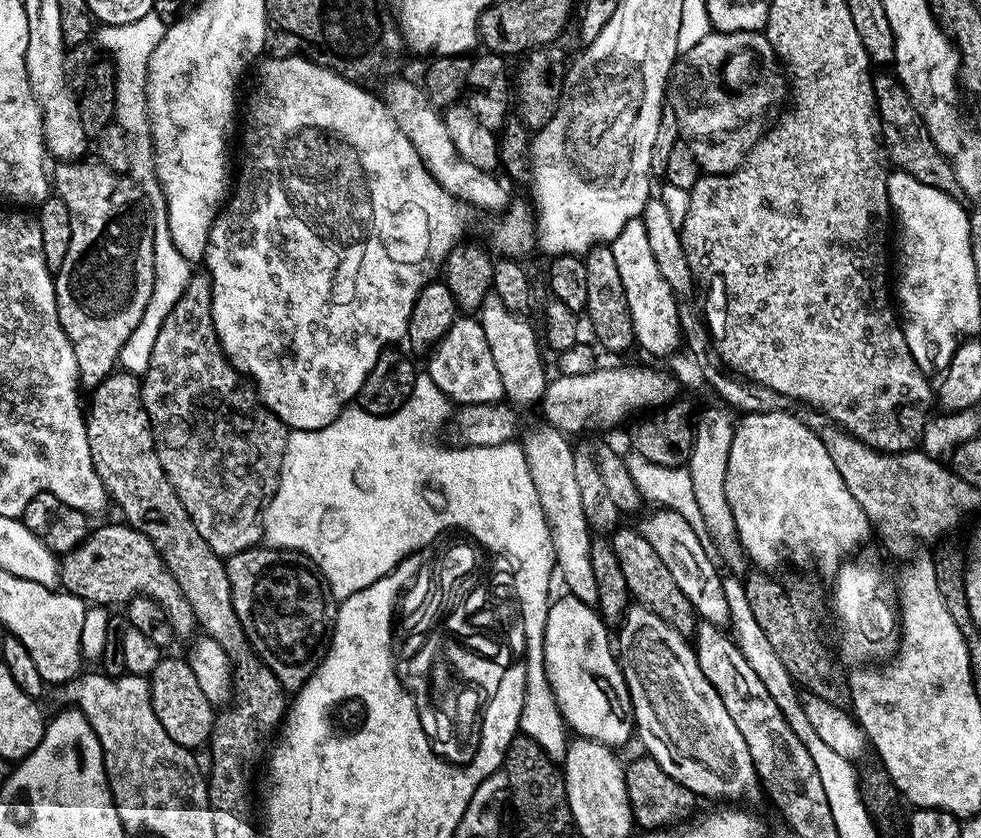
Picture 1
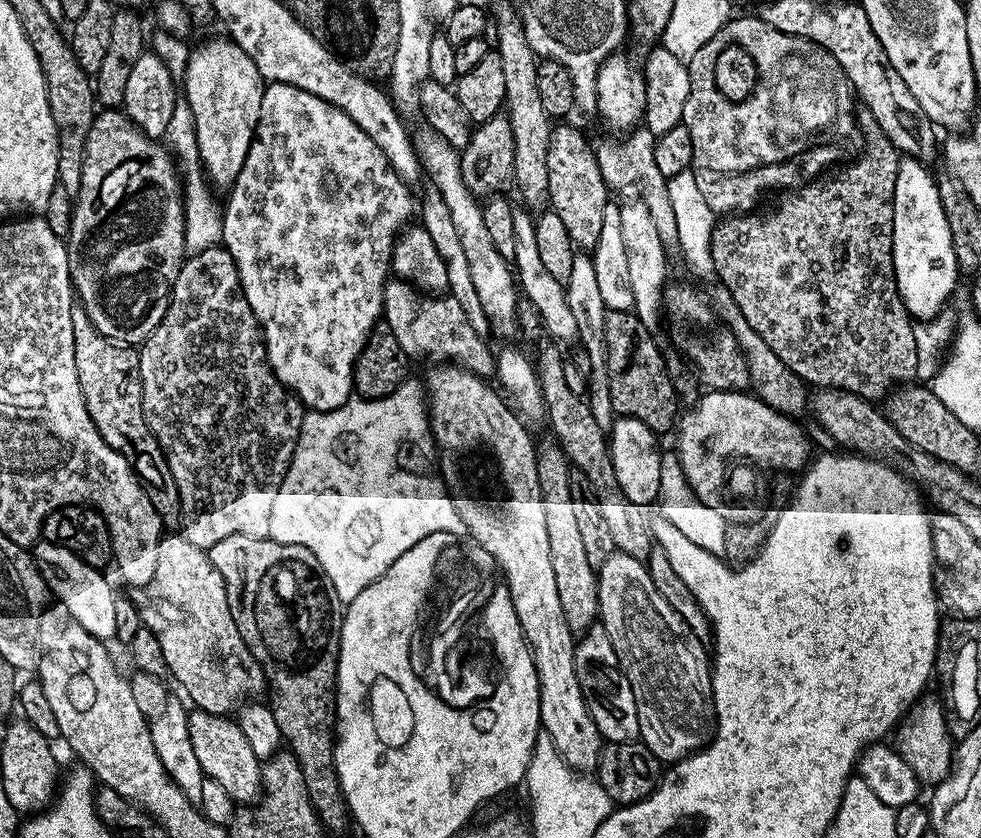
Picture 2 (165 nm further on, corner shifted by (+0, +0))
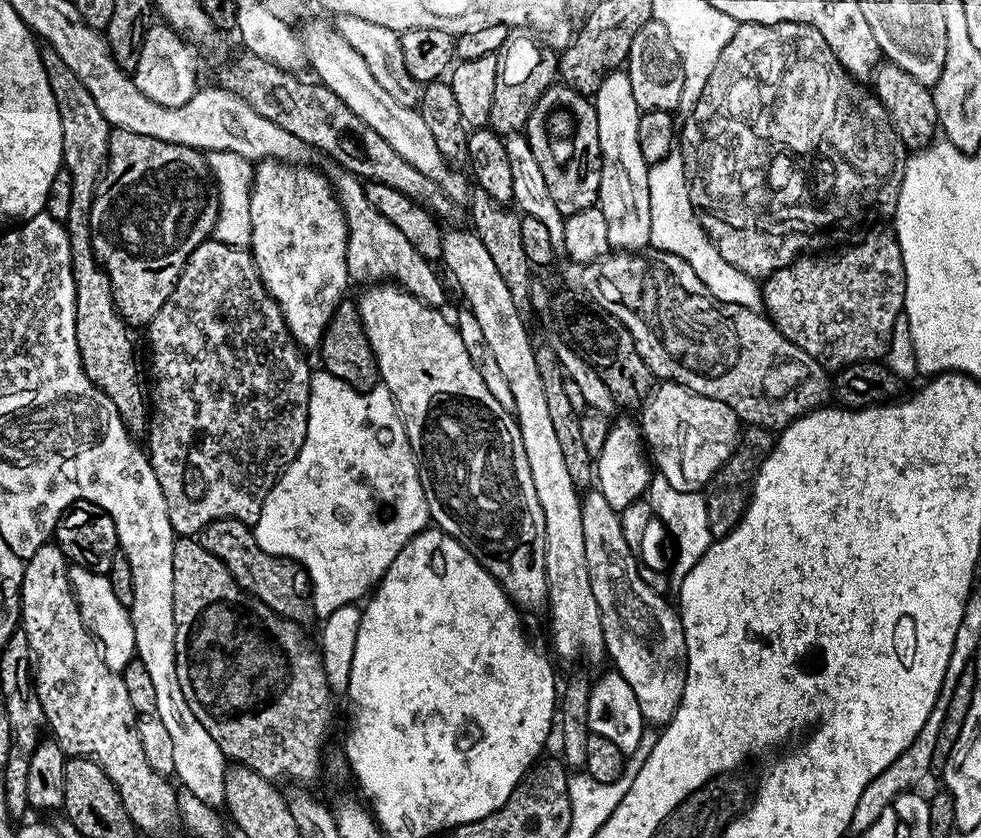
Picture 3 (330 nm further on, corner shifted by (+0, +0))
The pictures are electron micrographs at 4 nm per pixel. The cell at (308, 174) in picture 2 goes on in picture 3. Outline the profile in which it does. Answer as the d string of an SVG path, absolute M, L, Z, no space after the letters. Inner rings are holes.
M261 160L259 163L255 165L253 174L252 174L252 196L250 198L250 230L252 231L252 243L250 245L250 251L252 253L252 261L256 263L256 269L258 270L258 274L262 278L262 282L266 286L266 290L269 294L274 298L274 302L278 302L278 306L282 310L282 318L286 322L286 326L290 330L290 334L292 337L296 339L297 344L300 345L301 349L309 350L308 348L312 348L312 350L319 349L320 339L324 336L324 331L326 330L326 326L330 322L330 318L334 314L334 310L337 306L340 305L341 300L345 299L346 293L344 292L348 288L348 284L350 285L350 277L348 275L348 220L344 217L344 209L334 191L333 185L330 183L329 177L328 180L323 176L320 172L315 172L312 168L300 168L304 166L297 166L292 162L281 162L278 160Z

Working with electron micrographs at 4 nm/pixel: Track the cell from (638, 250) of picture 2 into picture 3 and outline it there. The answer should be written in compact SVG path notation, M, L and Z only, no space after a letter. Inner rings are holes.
M612 70L598 86L594 97L598 114L598 142L602 154L602 182L598 207L606 214L606 234L609 249L640 252L650 244L650 165L642 158L638 146L640 107L634 102L627 71ZM645 247L645 248L644 248Z

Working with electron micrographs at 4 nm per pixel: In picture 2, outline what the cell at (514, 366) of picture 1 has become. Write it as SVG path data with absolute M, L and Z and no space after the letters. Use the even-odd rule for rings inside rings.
M425 131L424 138L417 141L417 155L426 174L432 178L432 186L439 192L450 210L450 218L454 218L454 230L458 230L458 238L462 238L462 250L466 253L466 262L470 262L470 278L474 278L474 290L478 290L478 299L482 302L482 310L488 319L488 327L493 333L508 336L517 331L516 301L518 284L514 279L513 269L509 261L498 254L494 241L486 230L484 209L481 203L466 190L466 182L462 182L462 170L457 149L450 147L435 132Z

